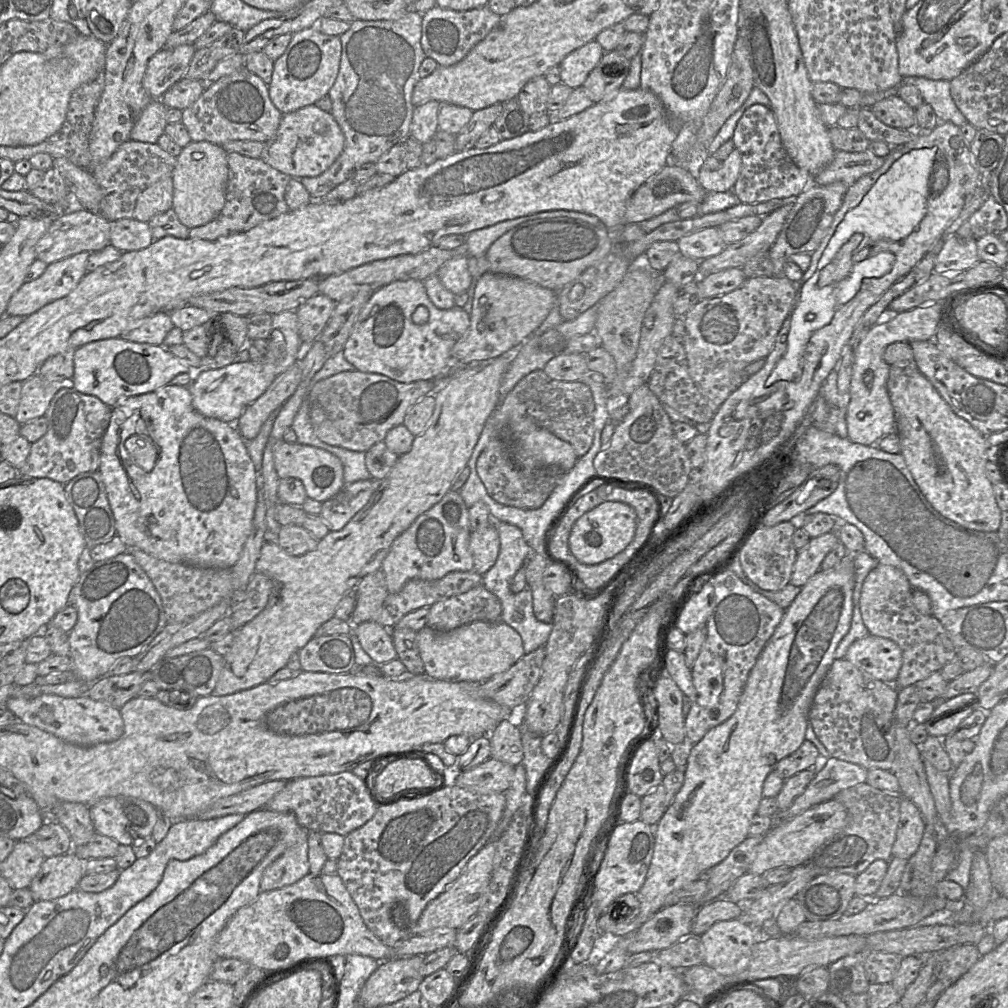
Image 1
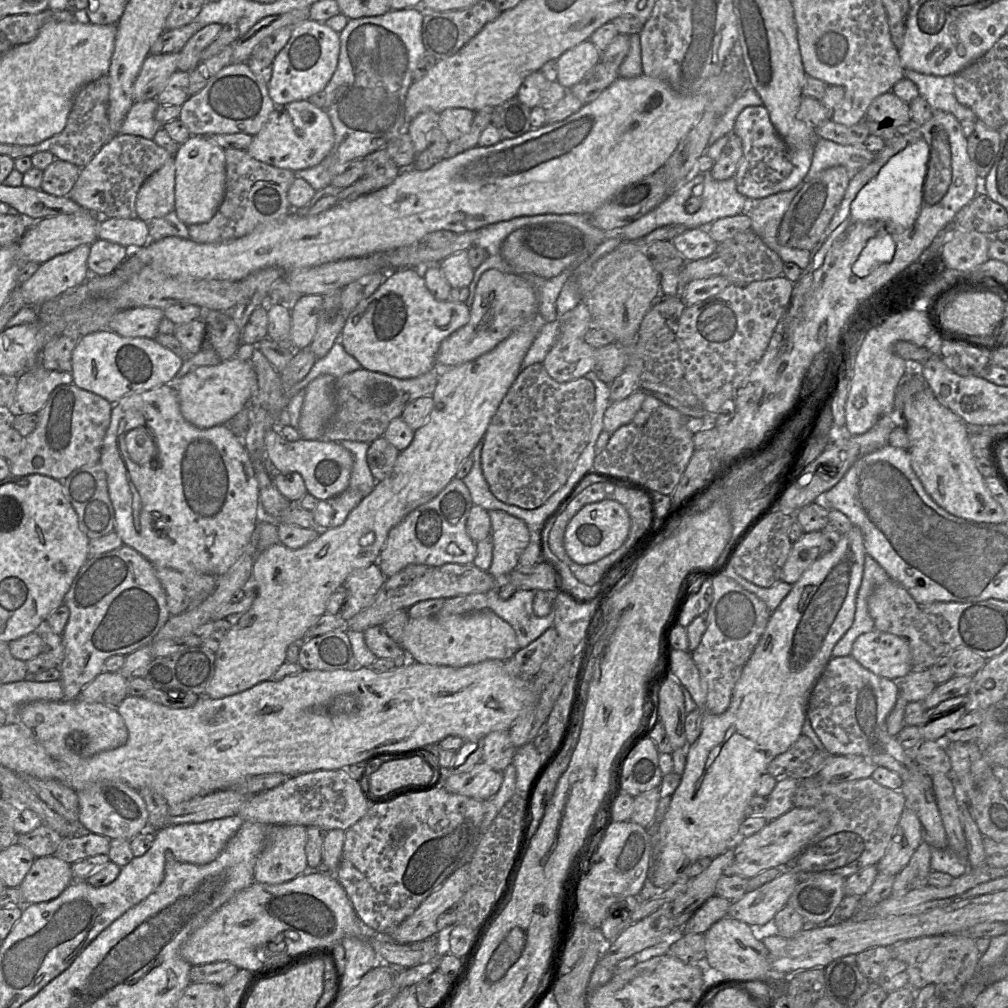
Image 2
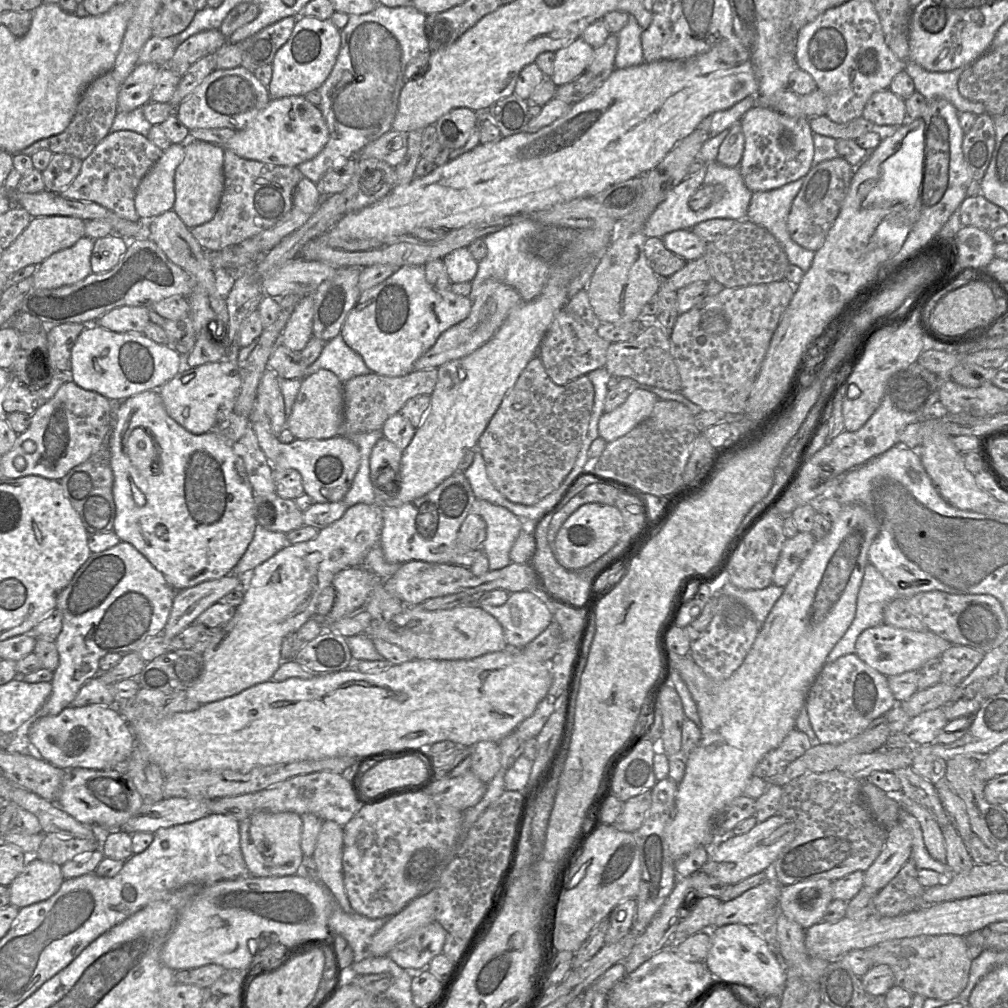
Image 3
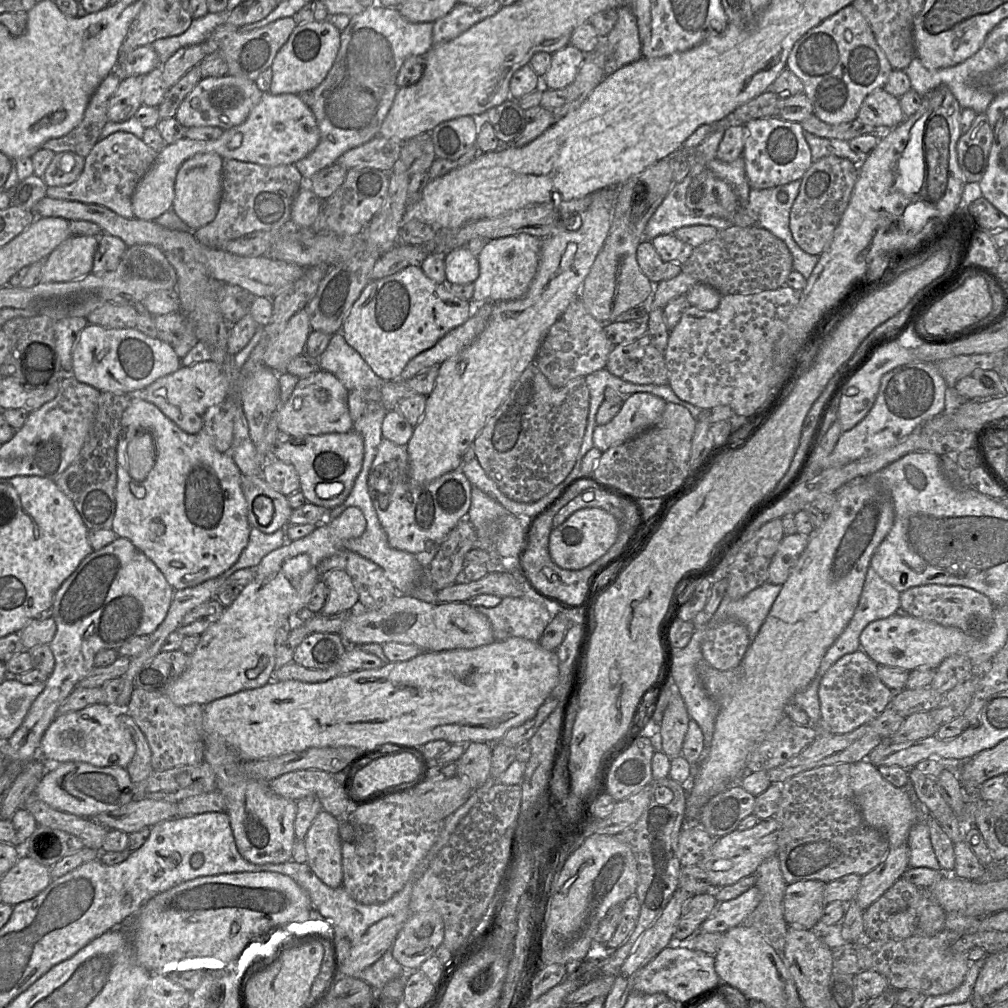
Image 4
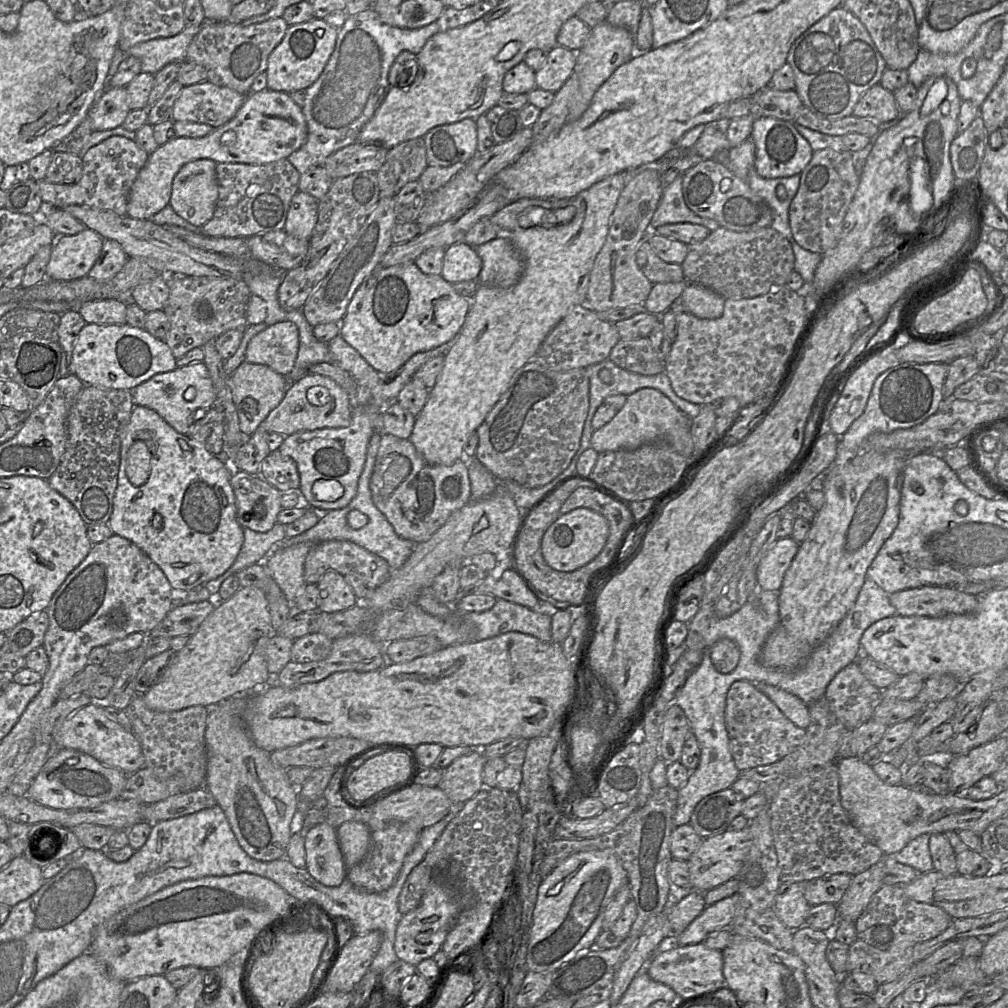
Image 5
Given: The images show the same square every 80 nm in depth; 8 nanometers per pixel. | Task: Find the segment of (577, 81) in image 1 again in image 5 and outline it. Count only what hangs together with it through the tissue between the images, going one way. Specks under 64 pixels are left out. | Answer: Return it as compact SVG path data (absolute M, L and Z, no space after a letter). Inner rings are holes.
M556 45L549 52L544 66L535 72L536 87L557 92L571 77L577 63L577 52Z

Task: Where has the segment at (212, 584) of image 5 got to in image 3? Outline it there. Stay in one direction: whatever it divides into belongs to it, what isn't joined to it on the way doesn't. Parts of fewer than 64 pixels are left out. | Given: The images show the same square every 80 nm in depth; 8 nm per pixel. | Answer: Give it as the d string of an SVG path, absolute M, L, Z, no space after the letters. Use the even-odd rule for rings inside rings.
M257 524L252 541L230 574L241 576L247 571L253 571L287 545L286 533L269 531Z

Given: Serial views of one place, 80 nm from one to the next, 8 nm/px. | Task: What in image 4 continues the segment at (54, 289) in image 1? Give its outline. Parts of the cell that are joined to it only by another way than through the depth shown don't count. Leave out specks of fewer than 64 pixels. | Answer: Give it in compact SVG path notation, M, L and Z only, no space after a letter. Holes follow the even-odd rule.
M70 236L43 260L41 282L70 282L90 274L97 247L97 236Z

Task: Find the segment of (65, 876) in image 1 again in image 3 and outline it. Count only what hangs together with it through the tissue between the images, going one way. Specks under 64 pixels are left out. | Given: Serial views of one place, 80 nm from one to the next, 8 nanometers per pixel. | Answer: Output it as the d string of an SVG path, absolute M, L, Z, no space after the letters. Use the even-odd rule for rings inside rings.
M29 857L23 871L8 886L10 905L17 908L45 901L64 881L61 866Z

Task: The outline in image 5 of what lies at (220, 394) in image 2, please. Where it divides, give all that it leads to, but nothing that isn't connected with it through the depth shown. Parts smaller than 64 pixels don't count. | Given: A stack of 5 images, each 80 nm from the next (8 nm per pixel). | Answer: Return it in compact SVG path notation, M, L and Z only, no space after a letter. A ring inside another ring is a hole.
M203 361L156 374L129 391L131 391L134 406L144 406L156 411L172 428L183 435L188 432L190 425L194 422L195 412L206 412L216 400L210 373ZM189 387L195 389L196 395L191 401L186 401L184 393Z

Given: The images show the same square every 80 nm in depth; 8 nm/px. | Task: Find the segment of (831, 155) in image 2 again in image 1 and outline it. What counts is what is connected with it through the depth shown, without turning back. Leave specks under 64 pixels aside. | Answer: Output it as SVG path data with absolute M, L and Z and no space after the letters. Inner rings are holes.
M835 150L834 158L817 176L812 178L812 185L829 185L842 182L852 185L861 177L877 171L885 162L866 150L864 152L845 152Z

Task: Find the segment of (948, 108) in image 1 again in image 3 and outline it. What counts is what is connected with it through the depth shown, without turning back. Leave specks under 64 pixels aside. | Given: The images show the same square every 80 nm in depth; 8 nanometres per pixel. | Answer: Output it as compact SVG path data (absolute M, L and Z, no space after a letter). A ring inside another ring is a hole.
M907 61L904 70L913 79L916 91L927 101L943 98L953 104L959 113L970 112L977 116L984 114L985 106L982 103L964 98L958 90L958 80L965 68L930 72L914 62Z

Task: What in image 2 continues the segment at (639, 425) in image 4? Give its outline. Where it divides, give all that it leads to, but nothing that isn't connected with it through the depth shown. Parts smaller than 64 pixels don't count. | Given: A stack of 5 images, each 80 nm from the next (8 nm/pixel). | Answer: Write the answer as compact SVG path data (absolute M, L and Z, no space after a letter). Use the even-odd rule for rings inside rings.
M637 390L628 398L611 403L604 415L603 429L612 435L620 427L630 423L641 409L645 398L645 392Z

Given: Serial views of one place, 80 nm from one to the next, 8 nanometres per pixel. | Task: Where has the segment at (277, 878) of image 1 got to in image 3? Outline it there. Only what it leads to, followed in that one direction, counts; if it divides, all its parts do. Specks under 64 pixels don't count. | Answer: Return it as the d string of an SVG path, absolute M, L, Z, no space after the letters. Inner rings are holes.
M259 811L239 824L240 849L247 865L249 875L254 877L285 877L295 875L303 860L300 846L302 821L298 814L292 812L270 813Z

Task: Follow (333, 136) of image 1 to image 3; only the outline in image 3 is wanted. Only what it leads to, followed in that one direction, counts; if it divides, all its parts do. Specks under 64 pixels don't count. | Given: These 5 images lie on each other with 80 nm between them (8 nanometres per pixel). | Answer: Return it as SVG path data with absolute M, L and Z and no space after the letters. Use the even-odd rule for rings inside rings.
M288 96L272 99L254 120L222 146L236 155L278 166L297 167L317 156L329 139L326 122L320 109L310 103L305 96Z

